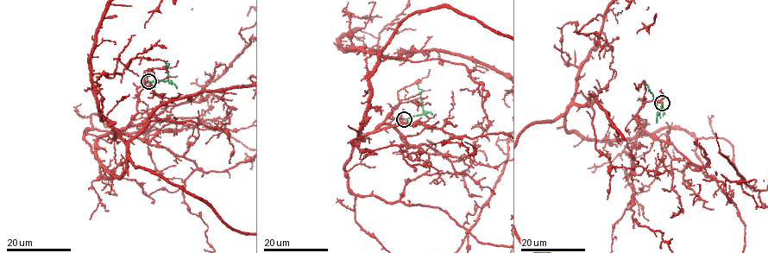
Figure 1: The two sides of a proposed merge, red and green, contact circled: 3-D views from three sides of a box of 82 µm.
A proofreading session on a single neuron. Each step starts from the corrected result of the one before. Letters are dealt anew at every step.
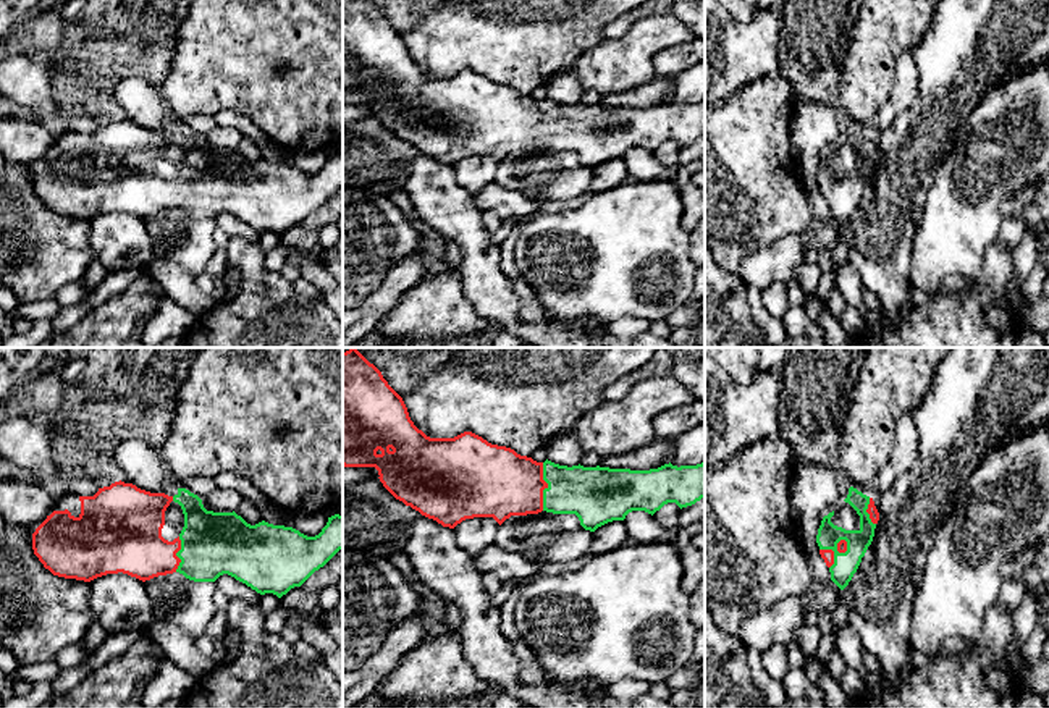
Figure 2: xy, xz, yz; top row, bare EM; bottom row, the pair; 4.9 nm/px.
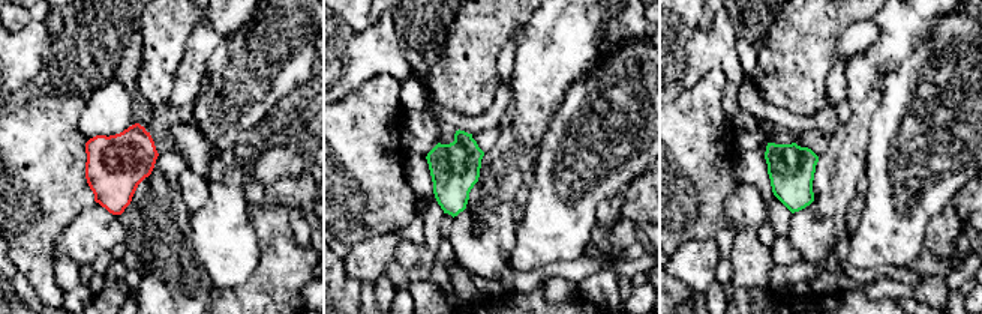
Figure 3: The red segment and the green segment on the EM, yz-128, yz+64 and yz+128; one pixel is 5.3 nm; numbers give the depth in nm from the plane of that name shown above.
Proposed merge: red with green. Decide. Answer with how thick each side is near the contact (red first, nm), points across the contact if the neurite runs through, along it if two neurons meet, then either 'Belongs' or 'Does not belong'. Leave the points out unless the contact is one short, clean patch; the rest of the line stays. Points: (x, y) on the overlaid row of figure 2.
Thickness 360 nm (red) against 280 nm. Path across: xz (497, 482), (547, 487), (582, 490), (595, 495). Belongs

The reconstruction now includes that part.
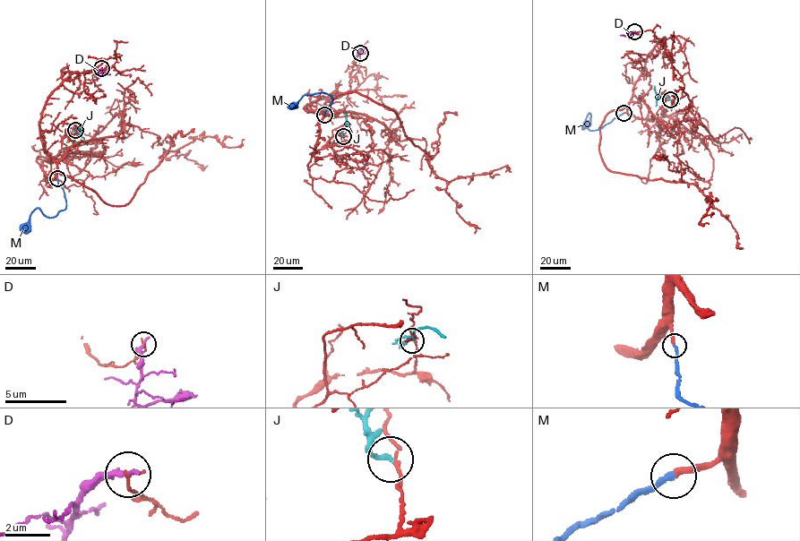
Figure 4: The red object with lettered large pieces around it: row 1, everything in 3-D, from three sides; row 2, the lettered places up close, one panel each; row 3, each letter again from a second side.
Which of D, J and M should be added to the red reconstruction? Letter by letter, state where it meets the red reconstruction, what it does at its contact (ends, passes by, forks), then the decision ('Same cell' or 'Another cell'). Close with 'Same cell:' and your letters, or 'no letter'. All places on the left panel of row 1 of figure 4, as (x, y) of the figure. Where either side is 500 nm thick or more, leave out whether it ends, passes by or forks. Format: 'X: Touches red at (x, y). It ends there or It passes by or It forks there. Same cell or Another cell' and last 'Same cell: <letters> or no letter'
D: Touches red at (101, 68). It ends there. Another cell
J: Touches red at (75, 130). It ends there. Another cell
M: Touches red at (57, 178). It ends there. Same cell
Same cell: M

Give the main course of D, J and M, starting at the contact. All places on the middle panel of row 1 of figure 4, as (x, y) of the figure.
D: (360, 53), (367, 40)
J: (343, 136), (347, 122), (344, 112)
M: (324, 115), (331, 103), (331, 96), (324, 93), (304, 95), (297, 107), (293, 106)

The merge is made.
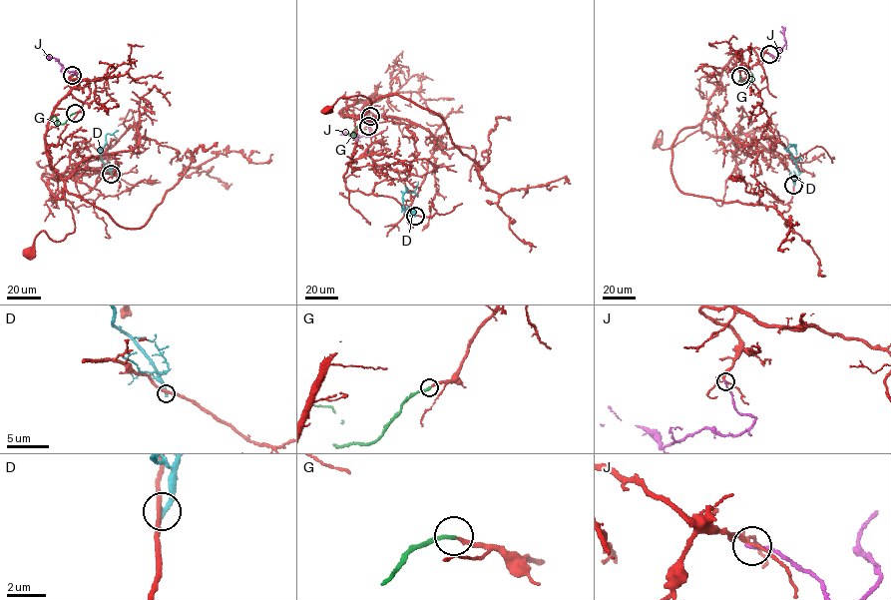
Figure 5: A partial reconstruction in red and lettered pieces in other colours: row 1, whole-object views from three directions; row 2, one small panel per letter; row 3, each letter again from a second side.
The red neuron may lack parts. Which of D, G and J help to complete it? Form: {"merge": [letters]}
{"merge": ["G"]}

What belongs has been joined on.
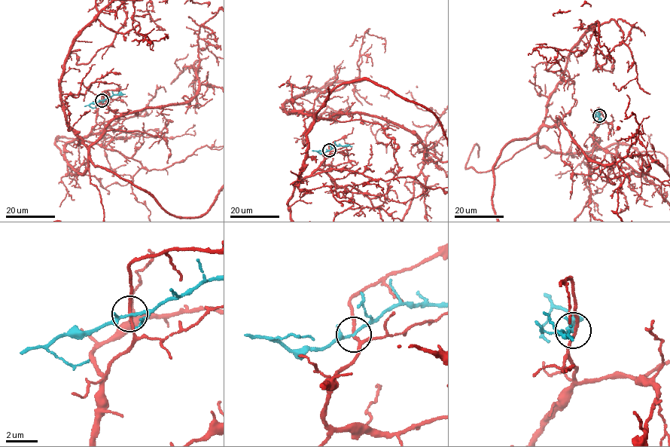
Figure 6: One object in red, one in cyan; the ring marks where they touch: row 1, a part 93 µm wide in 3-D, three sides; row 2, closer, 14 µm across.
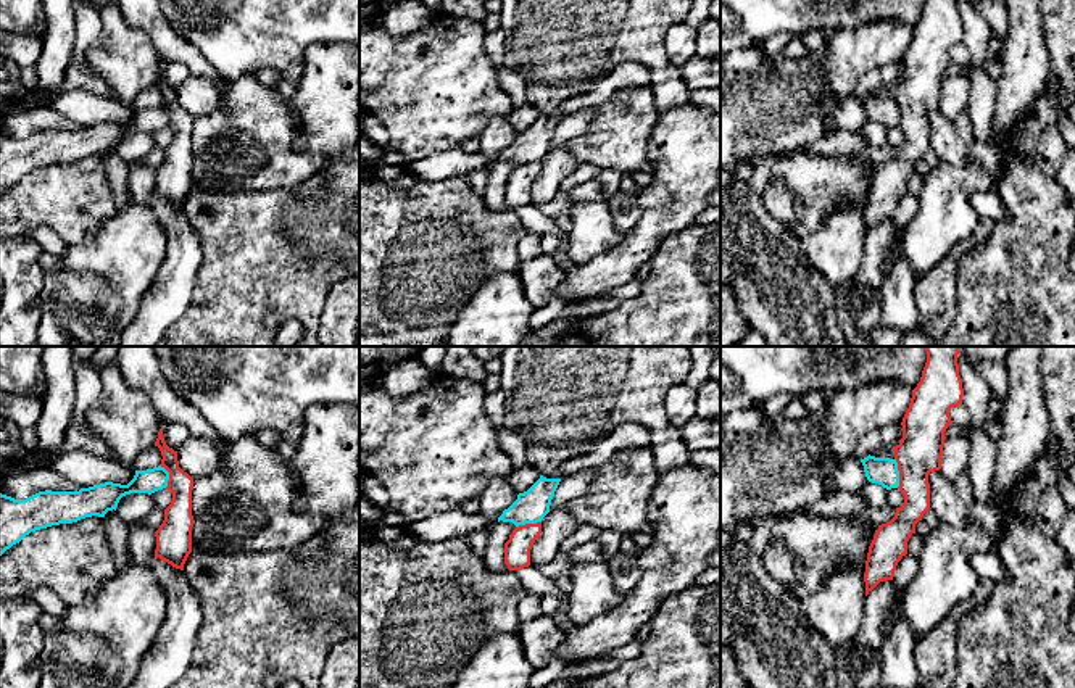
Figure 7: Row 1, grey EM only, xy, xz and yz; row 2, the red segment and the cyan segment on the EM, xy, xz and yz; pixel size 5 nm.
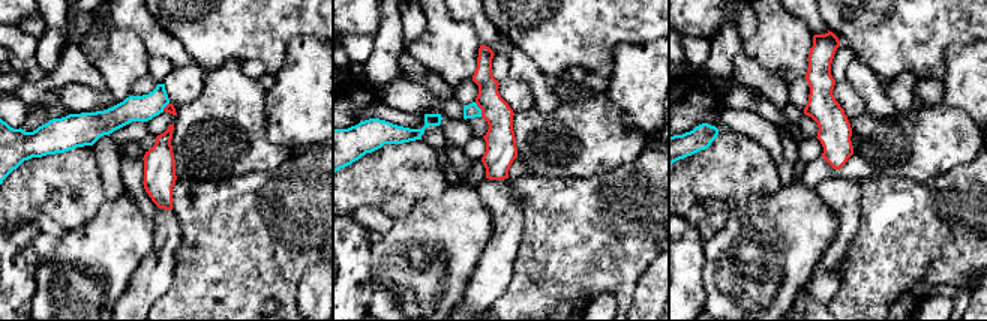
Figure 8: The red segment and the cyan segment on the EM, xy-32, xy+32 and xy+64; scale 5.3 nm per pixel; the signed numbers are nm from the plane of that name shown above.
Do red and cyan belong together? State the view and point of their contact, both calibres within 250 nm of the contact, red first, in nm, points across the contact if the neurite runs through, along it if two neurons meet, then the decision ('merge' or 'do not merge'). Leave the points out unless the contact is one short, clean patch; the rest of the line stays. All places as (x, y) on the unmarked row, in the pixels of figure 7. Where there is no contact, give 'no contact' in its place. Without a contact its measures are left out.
meets red in yz at (900, 111); 220 nm thick on the red side, 140 nm on the other; border along yz (895, 97), (898, 126); do not merge

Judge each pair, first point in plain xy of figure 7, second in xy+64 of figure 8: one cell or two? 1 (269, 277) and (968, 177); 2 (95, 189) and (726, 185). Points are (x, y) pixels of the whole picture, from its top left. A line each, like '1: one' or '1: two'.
1: one
2: one

